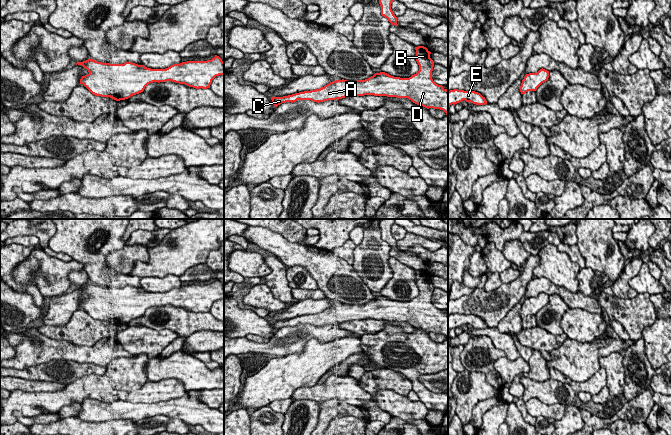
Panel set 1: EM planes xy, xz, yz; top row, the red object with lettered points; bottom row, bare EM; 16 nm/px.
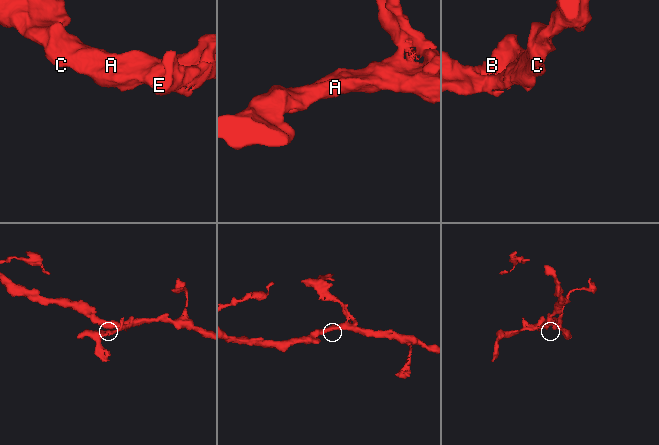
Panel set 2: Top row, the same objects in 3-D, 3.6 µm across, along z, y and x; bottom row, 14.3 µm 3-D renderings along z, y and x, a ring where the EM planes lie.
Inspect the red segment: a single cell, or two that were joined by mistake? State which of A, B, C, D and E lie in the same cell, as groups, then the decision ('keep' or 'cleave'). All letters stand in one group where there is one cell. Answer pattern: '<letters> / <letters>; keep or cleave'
A B C D E; keep

